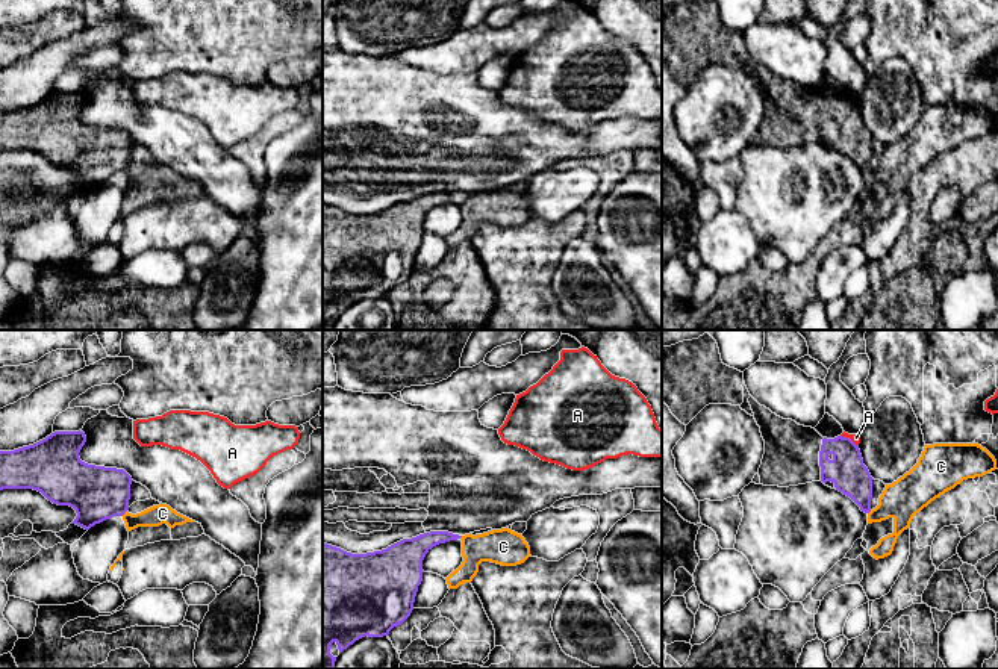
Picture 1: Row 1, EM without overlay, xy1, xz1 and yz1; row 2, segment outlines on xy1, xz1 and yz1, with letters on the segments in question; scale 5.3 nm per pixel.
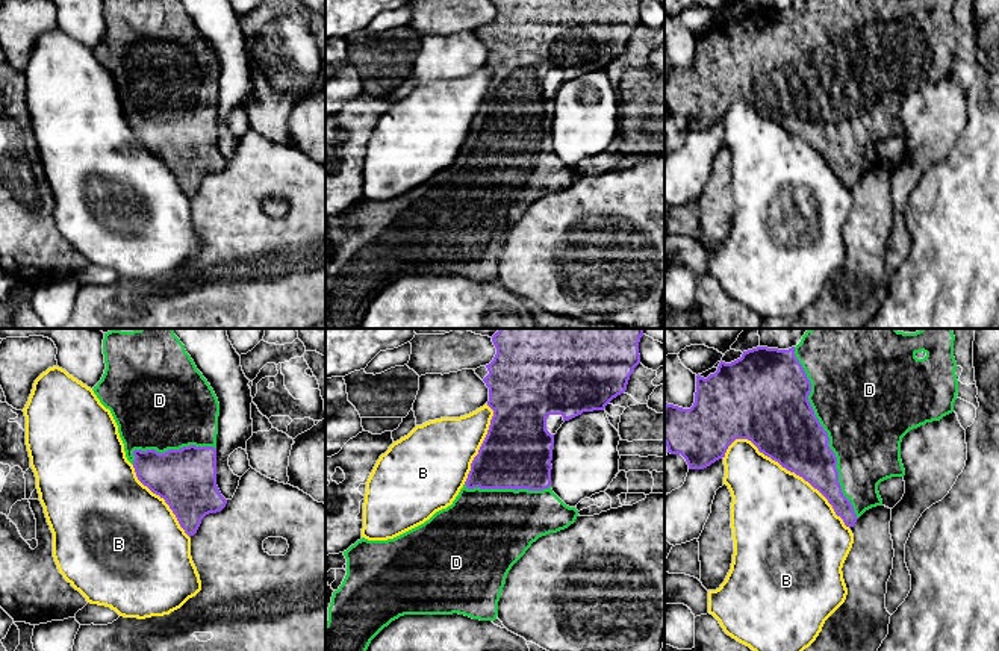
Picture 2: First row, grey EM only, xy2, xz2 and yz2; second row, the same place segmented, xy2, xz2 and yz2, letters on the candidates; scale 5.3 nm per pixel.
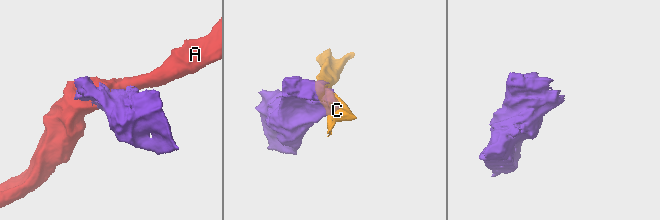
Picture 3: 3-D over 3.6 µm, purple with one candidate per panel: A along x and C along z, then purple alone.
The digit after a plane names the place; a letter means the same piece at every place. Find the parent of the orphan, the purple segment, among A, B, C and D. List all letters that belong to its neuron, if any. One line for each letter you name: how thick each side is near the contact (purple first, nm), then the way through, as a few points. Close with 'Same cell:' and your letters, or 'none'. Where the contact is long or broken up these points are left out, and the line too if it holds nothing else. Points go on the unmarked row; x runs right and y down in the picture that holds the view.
D: Thickness 360 nm (purple) against 500 nm
Same cell: D

